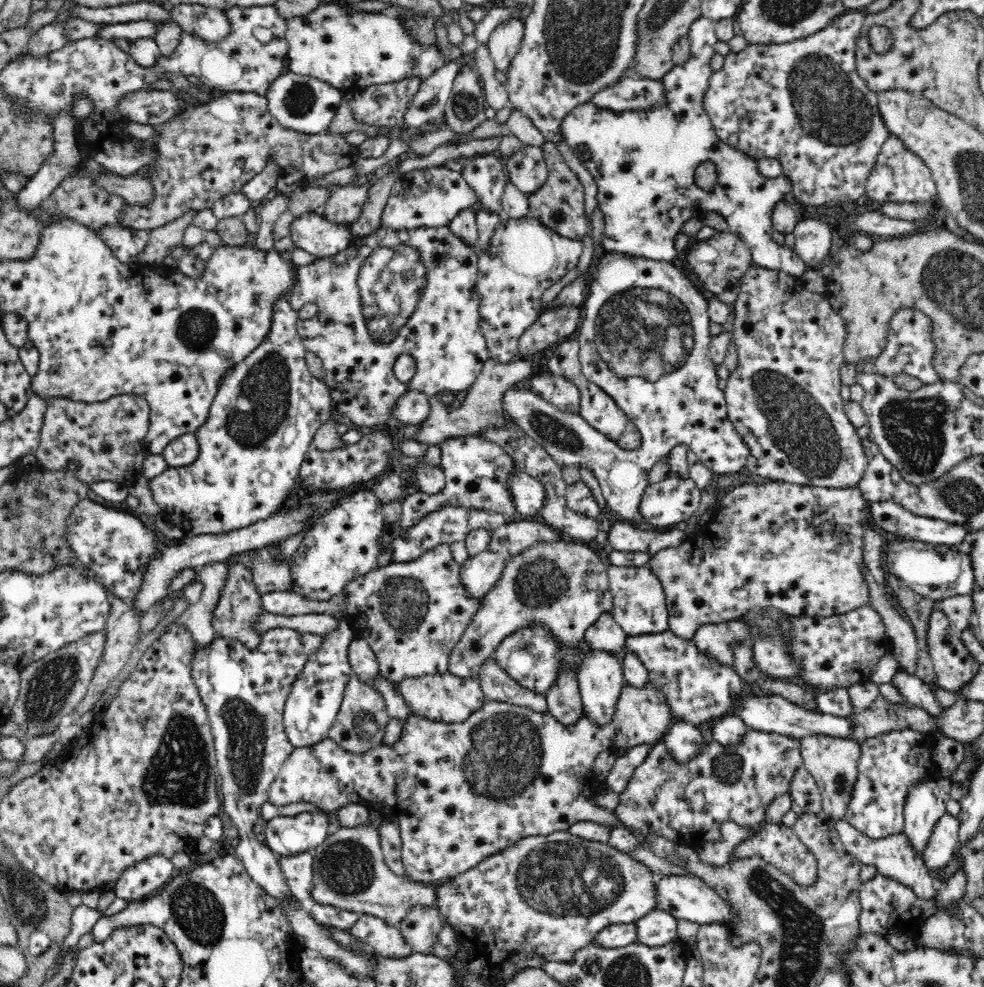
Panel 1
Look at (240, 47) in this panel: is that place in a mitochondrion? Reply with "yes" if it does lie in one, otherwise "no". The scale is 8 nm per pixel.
yes

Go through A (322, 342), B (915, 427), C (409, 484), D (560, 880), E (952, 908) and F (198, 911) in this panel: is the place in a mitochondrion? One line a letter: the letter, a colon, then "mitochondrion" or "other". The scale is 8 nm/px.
A: other
B: mitochondrion
C: other
D: mitochondrion
E: other
F: mitochondrion

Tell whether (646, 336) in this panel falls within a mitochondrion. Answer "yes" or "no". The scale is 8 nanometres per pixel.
yes

